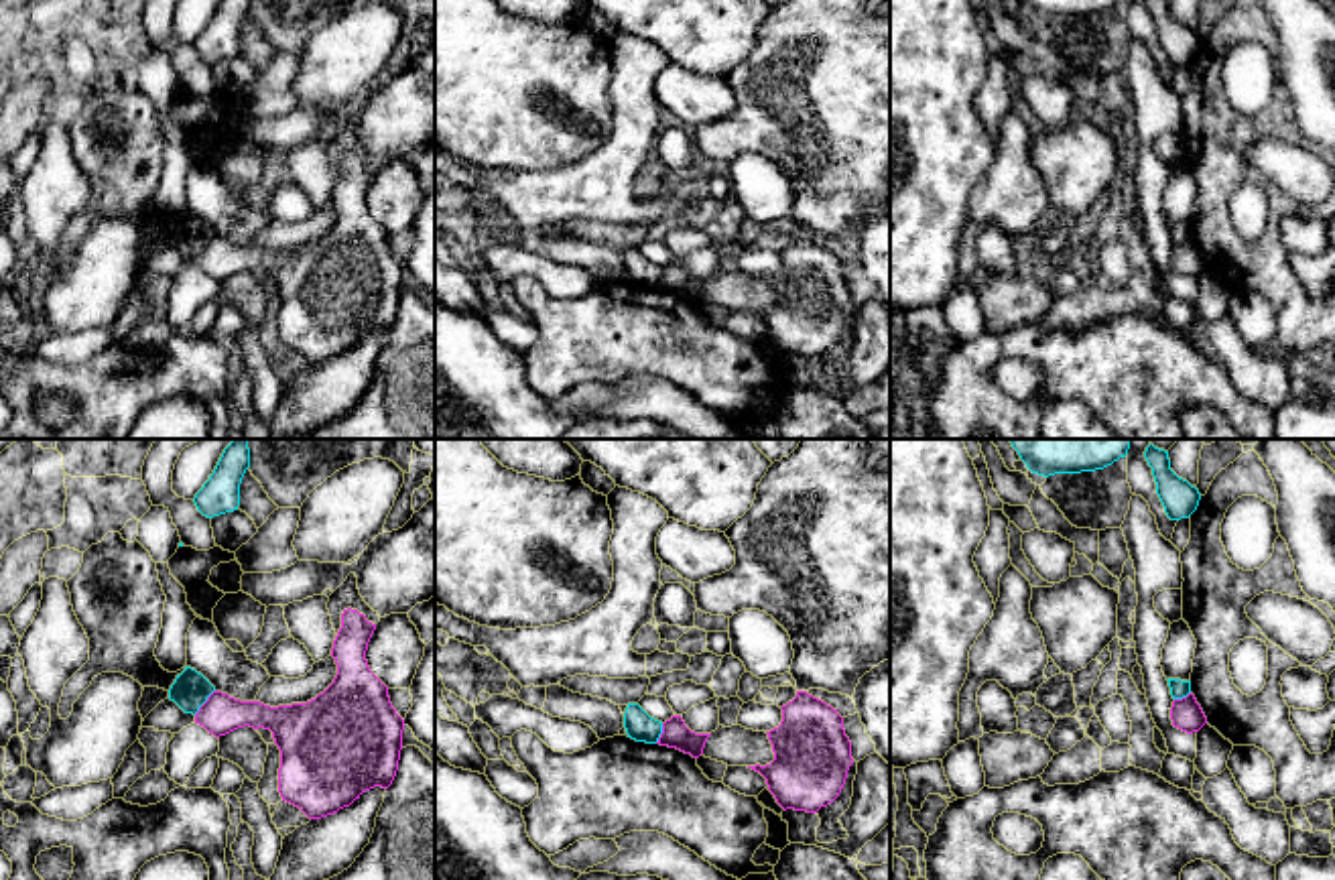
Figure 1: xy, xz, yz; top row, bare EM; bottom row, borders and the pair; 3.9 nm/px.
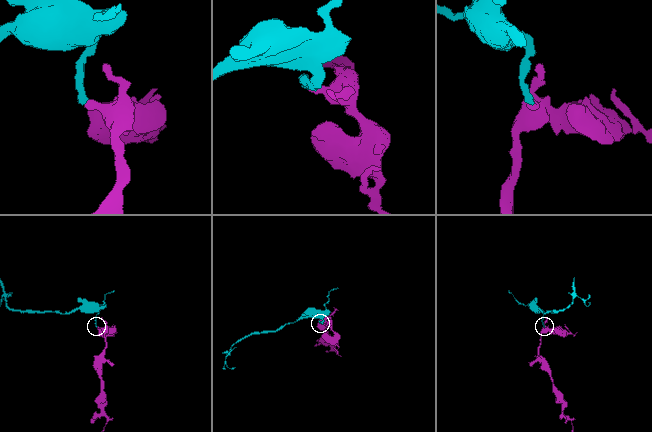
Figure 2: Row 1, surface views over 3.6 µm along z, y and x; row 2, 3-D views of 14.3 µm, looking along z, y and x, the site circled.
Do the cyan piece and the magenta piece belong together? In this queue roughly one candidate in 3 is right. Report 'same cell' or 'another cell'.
another cell

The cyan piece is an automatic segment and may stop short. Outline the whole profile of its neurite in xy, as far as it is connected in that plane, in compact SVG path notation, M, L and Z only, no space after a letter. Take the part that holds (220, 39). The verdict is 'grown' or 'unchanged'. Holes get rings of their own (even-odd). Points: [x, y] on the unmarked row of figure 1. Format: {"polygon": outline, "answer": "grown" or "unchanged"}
{"polygon": "M221 0L213 18L193 43L197 55L207 63L238 55L240 28L248 12L250 0Z", "answer": "unchanged"}

